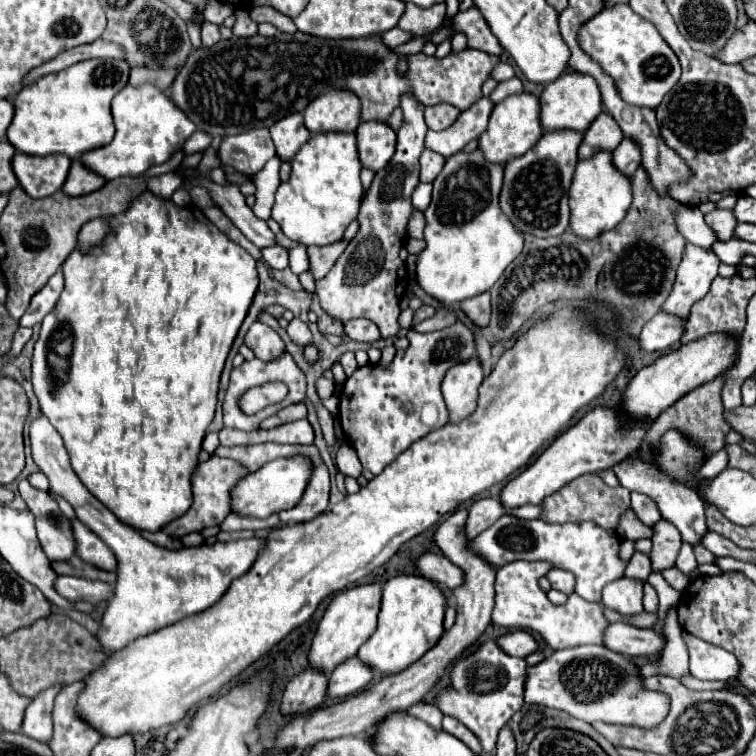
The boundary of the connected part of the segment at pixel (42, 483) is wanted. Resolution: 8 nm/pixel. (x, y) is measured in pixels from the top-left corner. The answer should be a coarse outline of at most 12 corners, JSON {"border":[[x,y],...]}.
{"border":[[42,471],[28,477],[30,485],[40,491],[48,491],[48,479]]}

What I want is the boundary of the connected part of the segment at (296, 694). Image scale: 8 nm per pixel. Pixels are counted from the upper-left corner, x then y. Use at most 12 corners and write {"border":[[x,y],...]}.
{"border":[[304,669],[284,689],[282,713],[302,715],[322,705],[328,677]]}

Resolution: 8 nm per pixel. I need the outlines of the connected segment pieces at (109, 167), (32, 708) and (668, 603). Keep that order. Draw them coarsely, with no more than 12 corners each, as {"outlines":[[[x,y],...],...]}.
{"outlines":[[[148,83],[112,99],[116,137],[80,155],[104,179],[166,163],[196,131]],[[60,685],[48,687],[26,709],[22,731],[44,743],[52,735],[52,705]],[[660,573],[648,581],[660,597],[658,623],[652,629],[662,635],[666,613],[678,603],[678,593]]]}

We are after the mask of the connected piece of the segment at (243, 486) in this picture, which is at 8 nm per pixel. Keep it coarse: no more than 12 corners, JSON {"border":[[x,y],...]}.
{"border":[[304,455],[268,461],[232,491],[232,511],[292,509],[312,475]]}

